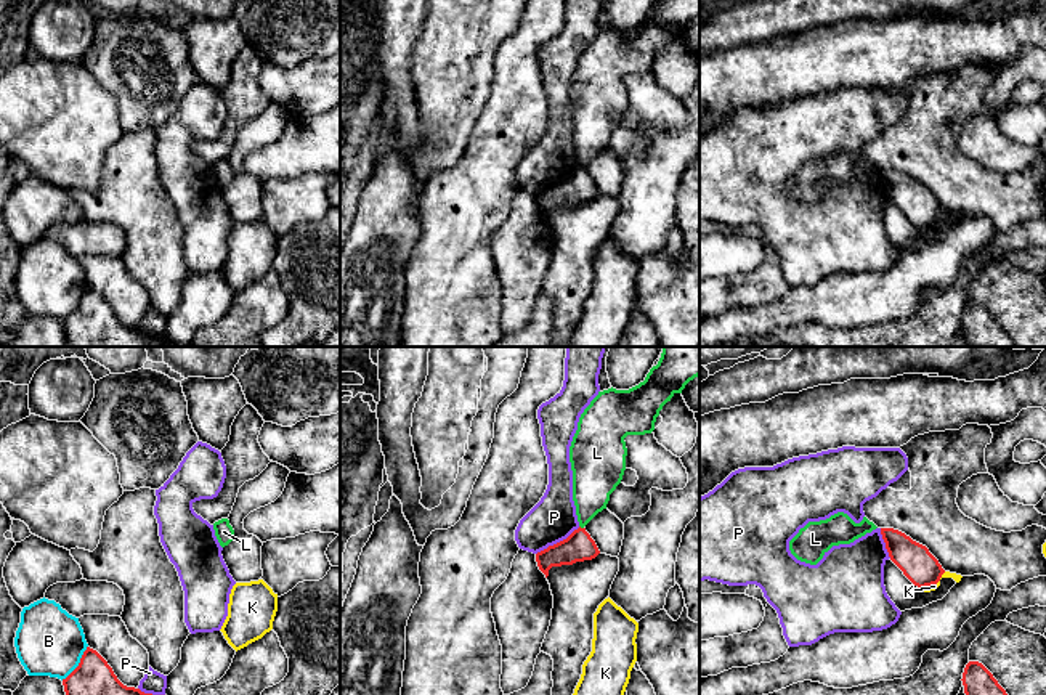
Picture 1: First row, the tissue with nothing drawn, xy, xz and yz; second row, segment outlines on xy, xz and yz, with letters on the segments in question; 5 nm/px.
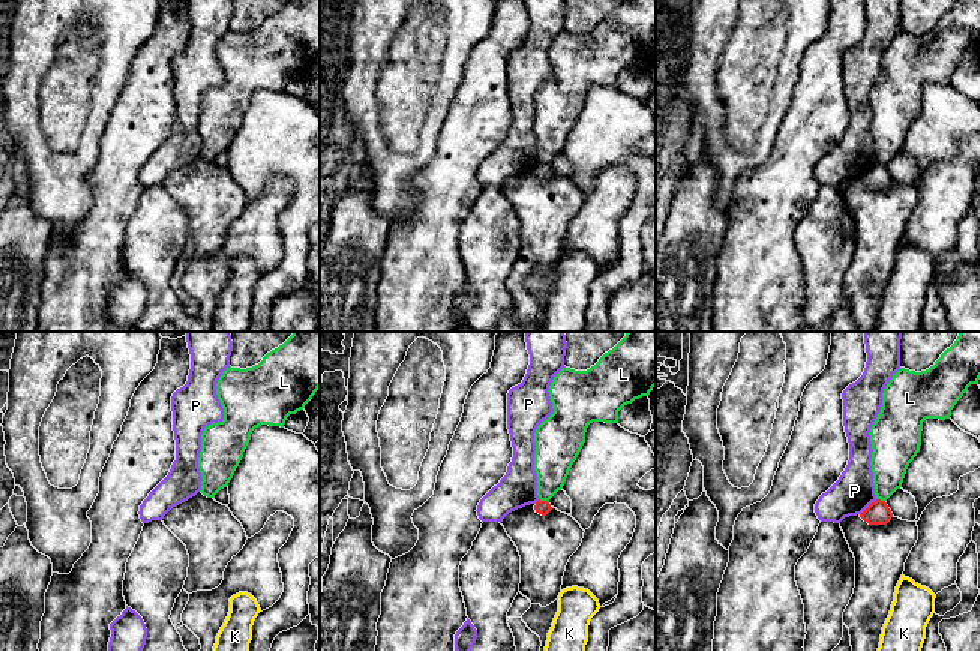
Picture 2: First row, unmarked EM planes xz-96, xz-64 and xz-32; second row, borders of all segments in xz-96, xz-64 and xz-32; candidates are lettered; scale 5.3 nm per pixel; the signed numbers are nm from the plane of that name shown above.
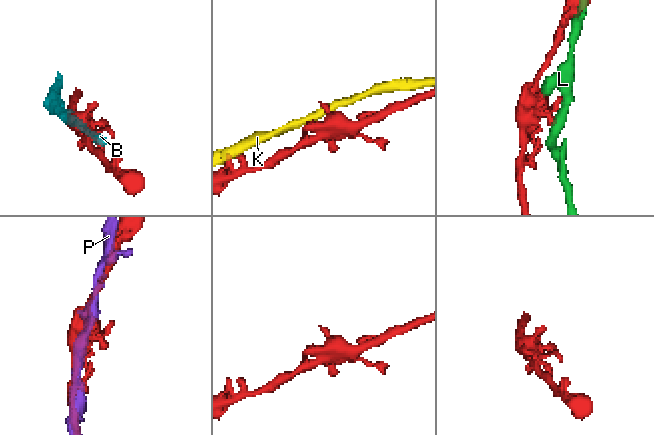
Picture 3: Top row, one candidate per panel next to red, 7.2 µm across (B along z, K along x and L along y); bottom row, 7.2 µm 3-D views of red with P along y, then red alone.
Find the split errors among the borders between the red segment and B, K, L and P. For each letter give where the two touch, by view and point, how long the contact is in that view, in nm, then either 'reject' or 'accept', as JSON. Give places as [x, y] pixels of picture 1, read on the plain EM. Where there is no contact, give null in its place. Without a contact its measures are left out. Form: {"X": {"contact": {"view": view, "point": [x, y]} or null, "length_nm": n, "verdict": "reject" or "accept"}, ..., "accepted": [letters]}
{"B": {"contact": {"view": "xy", "point": [79, 304]}, "length_nm": 220, "verdict": "reject"}, "K": {"contact": {"view": "yz", "point": [934, 223]}, "length_nm": 150, "verdict": "reject"}, "L": {"contact": {"view": "xz", "point": [579, 167]}, "length_nm": 30, "verdict": "reject"}, "P": {"contact": {"view": "xz", "point": [557, 183]}, "length_nm": 260, "verdict": "reject"}, "accepted": []}

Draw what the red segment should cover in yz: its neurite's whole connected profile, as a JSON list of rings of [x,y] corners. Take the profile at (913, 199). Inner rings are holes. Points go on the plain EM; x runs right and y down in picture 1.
[[[881,169],[890,201],[918,228],[937,225],[945,213],[929,189],[894,169]]]

